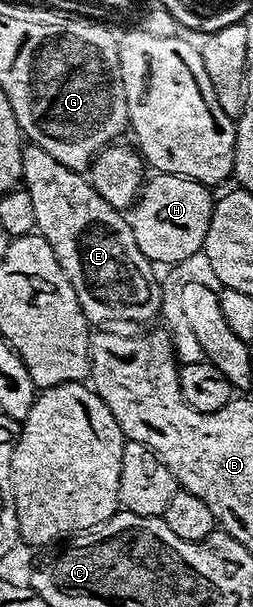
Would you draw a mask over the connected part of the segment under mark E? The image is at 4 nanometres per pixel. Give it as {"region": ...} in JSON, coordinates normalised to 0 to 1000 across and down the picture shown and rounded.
{"region":[[[119,236],[95,237],[91,242],[91,297],[115,328],[130,328],[130,348],[146,354],[138,362],[138,377],[194,400],[194,407],[209,407],[209,420],[225,420],[225,433],[241,433],[241,446],[257,446],[257,453],[273,460],[273,466],[289,473],[289,479],[312,494],[312,504],[328,507],[328,517],[344,522],[348,530],[375,539],[407,539],[419,529],[581,529],[628,507],[644,502],[644,489],[628,484],[628,470],[613,465],[613,450],[605,433],[557,414],[557,407],[542,407],[542,394],[526,394],[526,381],[518,379],[518,366],[474,346],[447,343],[419,328],[379,315],[372,305],[324,283],[257,275],[241,269],[225,269],[225,262],[209,262],[209,255],[194,255],[194,249],[178,249],[154,239]]]}

